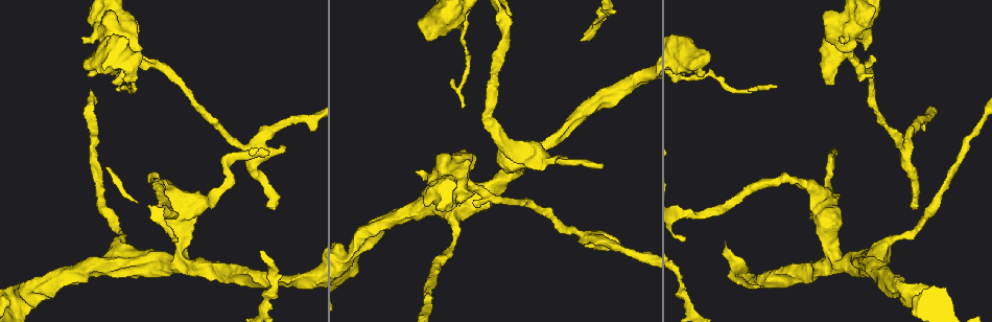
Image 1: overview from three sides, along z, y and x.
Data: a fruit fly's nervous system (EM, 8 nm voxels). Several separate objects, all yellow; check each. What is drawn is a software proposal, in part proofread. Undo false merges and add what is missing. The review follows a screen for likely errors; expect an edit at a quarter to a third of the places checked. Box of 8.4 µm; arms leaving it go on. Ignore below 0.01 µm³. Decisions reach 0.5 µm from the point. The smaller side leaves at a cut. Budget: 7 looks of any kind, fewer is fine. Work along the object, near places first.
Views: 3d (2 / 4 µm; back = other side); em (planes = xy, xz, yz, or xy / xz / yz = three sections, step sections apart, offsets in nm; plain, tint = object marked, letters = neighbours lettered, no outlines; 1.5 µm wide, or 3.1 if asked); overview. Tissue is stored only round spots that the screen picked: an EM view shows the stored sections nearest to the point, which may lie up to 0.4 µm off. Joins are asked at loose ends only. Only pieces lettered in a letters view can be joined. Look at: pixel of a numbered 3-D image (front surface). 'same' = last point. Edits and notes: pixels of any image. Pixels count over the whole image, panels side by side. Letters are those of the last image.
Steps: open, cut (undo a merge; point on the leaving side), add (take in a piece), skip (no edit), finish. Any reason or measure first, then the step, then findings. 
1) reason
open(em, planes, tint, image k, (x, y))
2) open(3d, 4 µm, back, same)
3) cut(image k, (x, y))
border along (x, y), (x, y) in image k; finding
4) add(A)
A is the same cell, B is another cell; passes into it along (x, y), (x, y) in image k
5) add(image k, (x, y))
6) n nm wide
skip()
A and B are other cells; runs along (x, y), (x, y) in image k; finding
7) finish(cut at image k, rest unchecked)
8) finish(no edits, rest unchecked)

free end
open(3d, 4 µm, back, image 1, (88, 76))

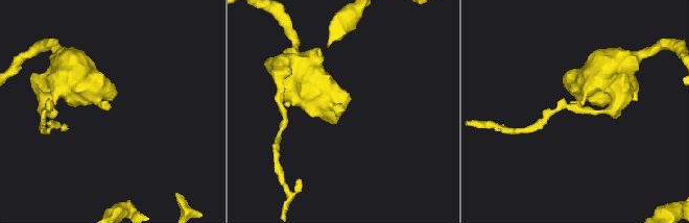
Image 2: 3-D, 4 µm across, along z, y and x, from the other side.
shape alone is not enough
open(em, planes, tint, image 2, (342, 111))

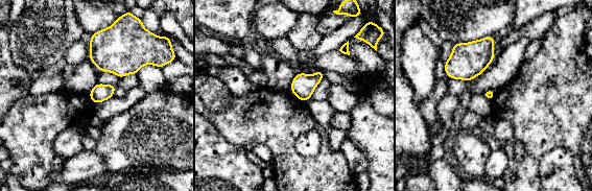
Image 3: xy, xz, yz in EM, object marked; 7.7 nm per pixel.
open(em, planes, letters, same)

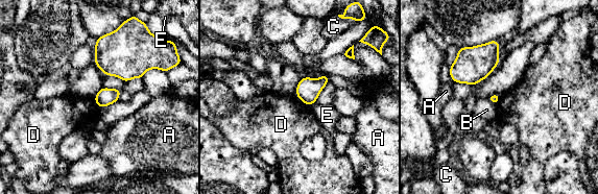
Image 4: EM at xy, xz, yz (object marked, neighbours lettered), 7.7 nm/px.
skip()
A, B, C, D and E are other cells; none of them fits

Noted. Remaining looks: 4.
end of a long branch
open(em, yz, step 8, letters, image 1, (511, 15))

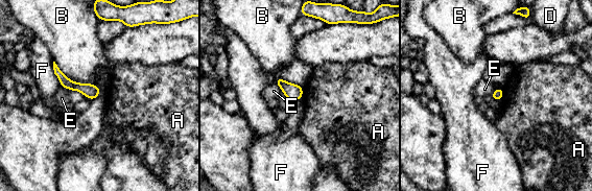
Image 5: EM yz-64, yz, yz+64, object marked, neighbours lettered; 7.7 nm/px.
B touches over 440 nm
skip()
A, B, D, E and F are other cells; no lettered piece goes on from it

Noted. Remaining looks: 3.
an open end
open(em, planes, letters, image 1, (267, 204))

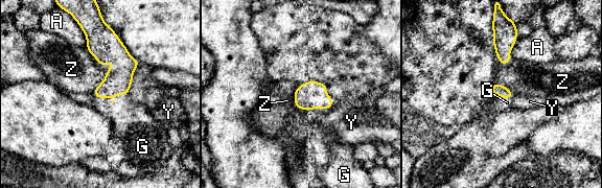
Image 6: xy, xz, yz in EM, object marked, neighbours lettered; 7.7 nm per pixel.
add(G)
G is the same cell, A, Y and Z are other cells; it goes on there

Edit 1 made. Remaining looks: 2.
finish(add at image 6, rest unchecked)

